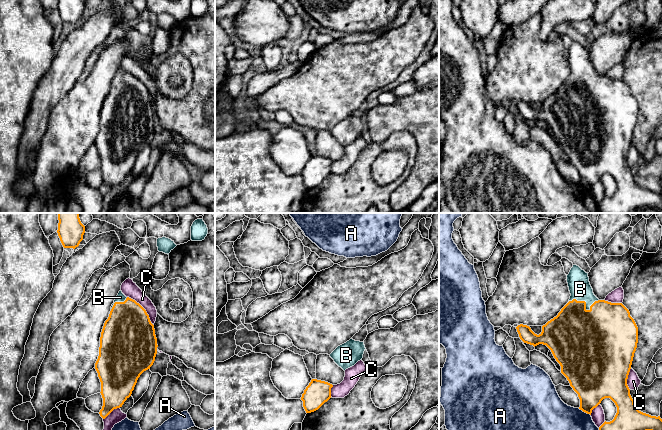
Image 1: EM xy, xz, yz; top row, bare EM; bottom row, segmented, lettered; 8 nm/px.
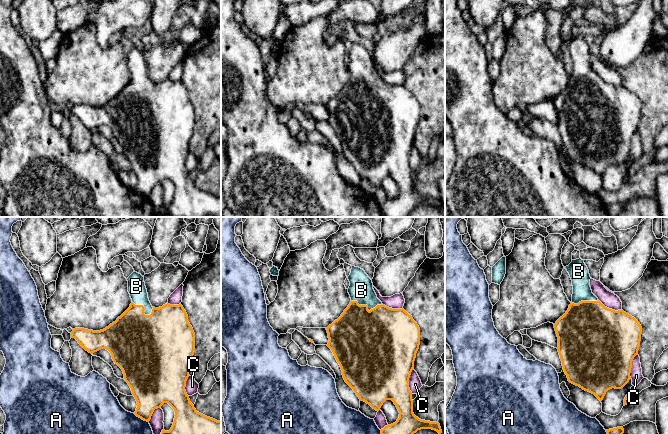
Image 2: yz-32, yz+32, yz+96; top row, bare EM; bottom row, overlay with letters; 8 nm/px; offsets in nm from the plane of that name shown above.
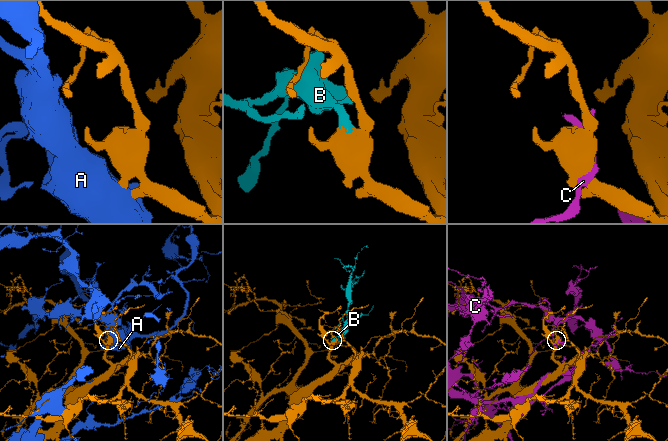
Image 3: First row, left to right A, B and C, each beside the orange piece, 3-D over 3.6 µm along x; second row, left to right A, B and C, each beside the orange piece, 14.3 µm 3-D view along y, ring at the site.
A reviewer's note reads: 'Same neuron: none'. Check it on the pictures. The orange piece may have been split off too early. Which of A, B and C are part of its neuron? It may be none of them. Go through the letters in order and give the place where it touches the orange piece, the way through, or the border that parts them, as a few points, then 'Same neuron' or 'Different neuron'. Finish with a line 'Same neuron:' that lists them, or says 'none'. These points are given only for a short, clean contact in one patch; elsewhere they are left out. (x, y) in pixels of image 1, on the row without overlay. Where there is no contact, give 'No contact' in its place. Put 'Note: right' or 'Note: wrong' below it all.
A: Touches orange at yz (584, 187). Different neuron
B: Touches orange at yz (585, 79). Path across: yz (577, 109), (585, 79), (580, 65). Same neuron
C: Touches orange at xy (144, 85). Different neuron
Same neuron: B
Note: wrong

